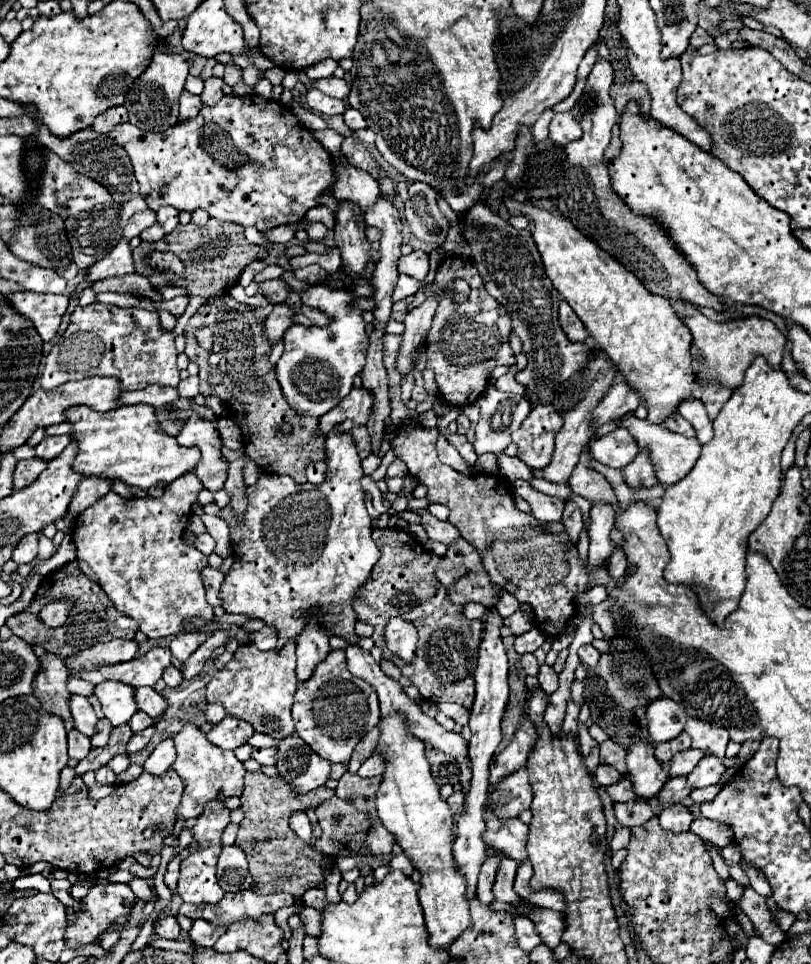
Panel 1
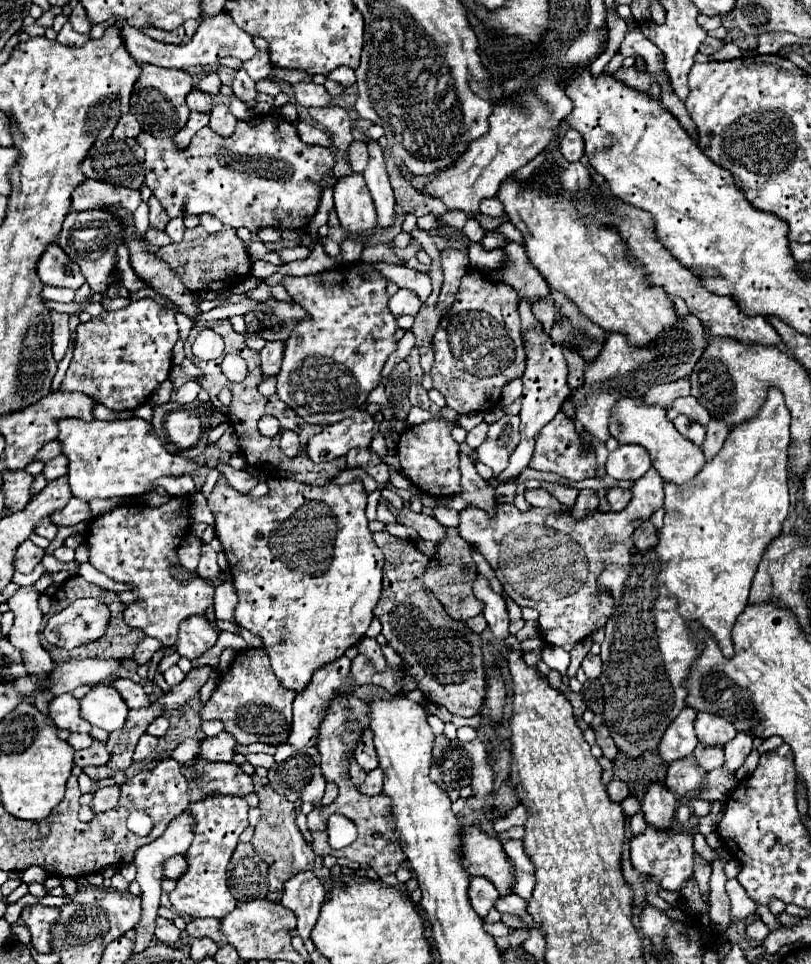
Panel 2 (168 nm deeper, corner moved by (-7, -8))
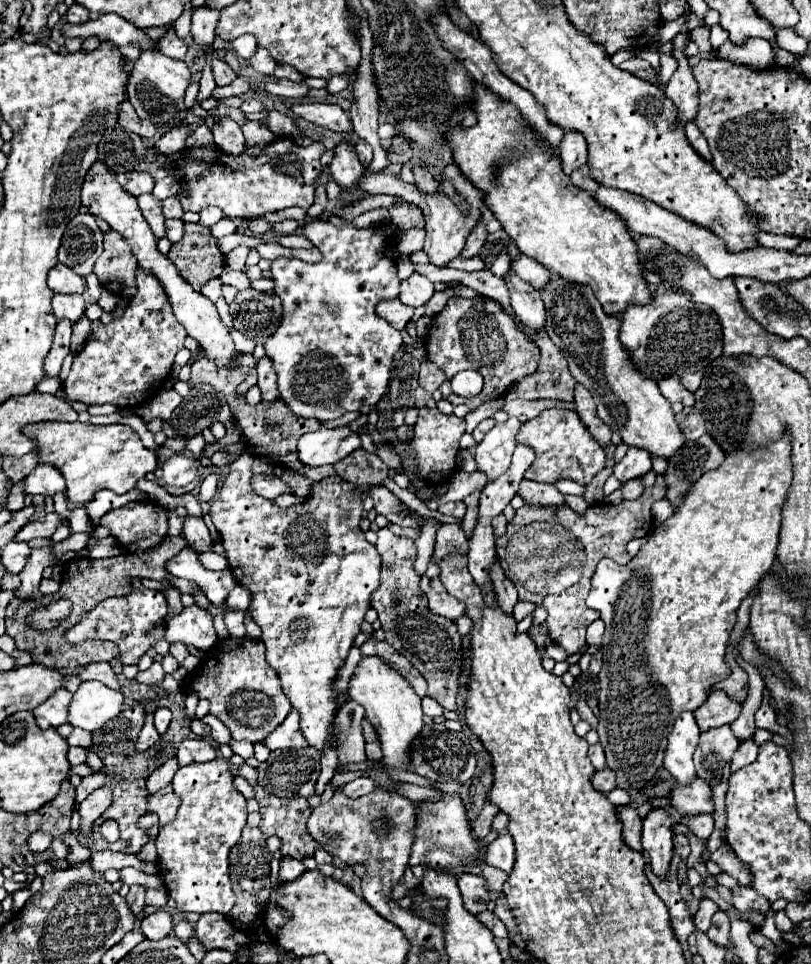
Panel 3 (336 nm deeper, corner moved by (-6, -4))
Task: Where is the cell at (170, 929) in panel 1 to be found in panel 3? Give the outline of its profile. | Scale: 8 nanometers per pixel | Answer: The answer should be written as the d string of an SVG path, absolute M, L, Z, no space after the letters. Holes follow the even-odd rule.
M158 910L142 920L142 934L148 940L162 940L172 932L172 928L174 928L172 916L166 910Z

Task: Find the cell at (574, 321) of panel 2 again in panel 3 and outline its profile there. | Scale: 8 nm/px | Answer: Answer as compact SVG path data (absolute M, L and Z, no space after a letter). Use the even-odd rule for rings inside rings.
M556 276L542 290L542 300L546 304L546 332L568 360L576 382L582 382L586 390L590 390L598 408L598 418L620 434L624 444L646 448L652 456L668 460L676 450L680 450L684 436L674 420L670 402L662 396L654 380L644 378L630 364L624 346L620 346L620 316L604 314L588 286Z

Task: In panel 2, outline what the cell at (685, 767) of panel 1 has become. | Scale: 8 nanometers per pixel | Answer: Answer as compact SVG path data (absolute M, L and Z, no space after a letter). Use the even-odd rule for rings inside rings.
M697 744L697 748L693 750L693 756L697 758L699 766L703 766L707 772L721 768L725 762L725 752L723 752L723 746L719 746L719 744L713 744L713 746Z

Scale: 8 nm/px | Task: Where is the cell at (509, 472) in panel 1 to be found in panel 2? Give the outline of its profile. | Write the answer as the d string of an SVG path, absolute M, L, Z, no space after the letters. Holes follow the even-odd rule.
M543 482L543 488L545 488L547 492L551 492L563 506L573 506L575 500L577 500L577 494L579 494L579 490L569 488L569 486L561 486L561 484Z

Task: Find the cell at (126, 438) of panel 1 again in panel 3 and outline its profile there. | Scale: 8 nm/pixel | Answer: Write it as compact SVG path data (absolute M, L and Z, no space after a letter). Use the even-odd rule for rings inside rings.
M36 422L26 424L22 432L38 440L40 462L56 466L66 478L68 498L76 504L86 504L102 488L116 494L130 492L140 478L154 472L158 466L158 452L144 448L140 436L124 424L80 424L80 422Z

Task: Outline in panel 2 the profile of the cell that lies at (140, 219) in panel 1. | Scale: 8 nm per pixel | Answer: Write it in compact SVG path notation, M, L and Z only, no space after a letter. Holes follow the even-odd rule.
M151 196L151 198L149 198L149 208L151 208L151 216L149 216L151 226L155 226L155 228L163 230L163 228L167 226L167 222L169 222L169 216L167 216L165 208L163 208L163 206L159 206L159 200L157 200L155 196Z

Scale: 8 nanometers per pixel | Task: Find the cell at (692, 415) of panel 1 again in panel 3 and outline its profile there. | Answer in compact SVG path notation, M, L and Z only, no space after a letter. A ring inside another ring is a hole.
M666 378L662 382L658 382L660 392L670 400L670 402L680 402L684 406L694 406L694 394L688 392L678 378Z

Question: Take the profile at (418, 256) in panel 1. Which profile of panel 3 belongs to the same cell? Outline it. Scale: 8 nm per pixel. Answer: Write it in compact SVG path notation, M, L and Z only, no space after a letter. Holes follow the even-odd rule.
M414 272L410 278L406 278L400 284L400 300L402 300L402 304L414 306L414 308L428 302L432 298L432 294L434 294L434 284L426 276L422 276L418 272Z

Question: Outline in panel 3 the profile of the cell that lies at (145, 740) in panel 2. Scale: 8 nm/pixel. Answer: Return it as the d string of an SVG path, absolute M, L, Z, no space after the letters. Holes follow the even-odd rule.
M151 702L147 704L144 709L147 718L146 722L144 722L144 726L142 726L142 732L140 732L140 736L138 736L138 742L136 742L136 750L138 750L138 752L148 750L148 748L150 748L150 746L154 746L154 744L156 744L156 740L160 738L160 734L156 732L156 728L154 726L154 712L157 709L157 705L154 702Z

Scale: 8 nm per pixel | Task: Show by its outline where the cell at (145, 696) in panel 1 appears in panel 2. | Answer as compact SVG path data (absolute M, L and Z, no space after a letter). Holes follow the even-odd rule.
M117 678L111 682L111 686L115 686L115 690L123 696L123 700L129 708L143 708L143 706L151 704L151 700L143 692L143 688L139 684L127 680L127 678Z

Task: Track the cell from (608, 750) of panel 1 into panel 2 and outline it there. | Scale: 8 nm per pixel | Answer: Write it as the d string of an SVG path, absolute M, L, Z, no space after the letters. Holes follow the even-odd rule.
M599 724L597 728L595 728L595 726L591 726L591 728L595 730L595 740L597 740L599 748L603 750L603 756L609 758L609 760L613 760L613 758L617 756L617 750L615 750L615 744L611 742L611 734L609 734L609 730L607 730L603 724Z

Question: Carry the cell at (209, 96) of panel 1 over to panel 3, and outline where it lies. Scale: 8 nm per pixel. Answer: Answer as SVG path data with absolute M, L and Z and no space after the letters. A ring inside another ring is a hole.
M218 116L212 126L216 148L228 154L240 154L244 148L244 136L240 126L230 116Z

